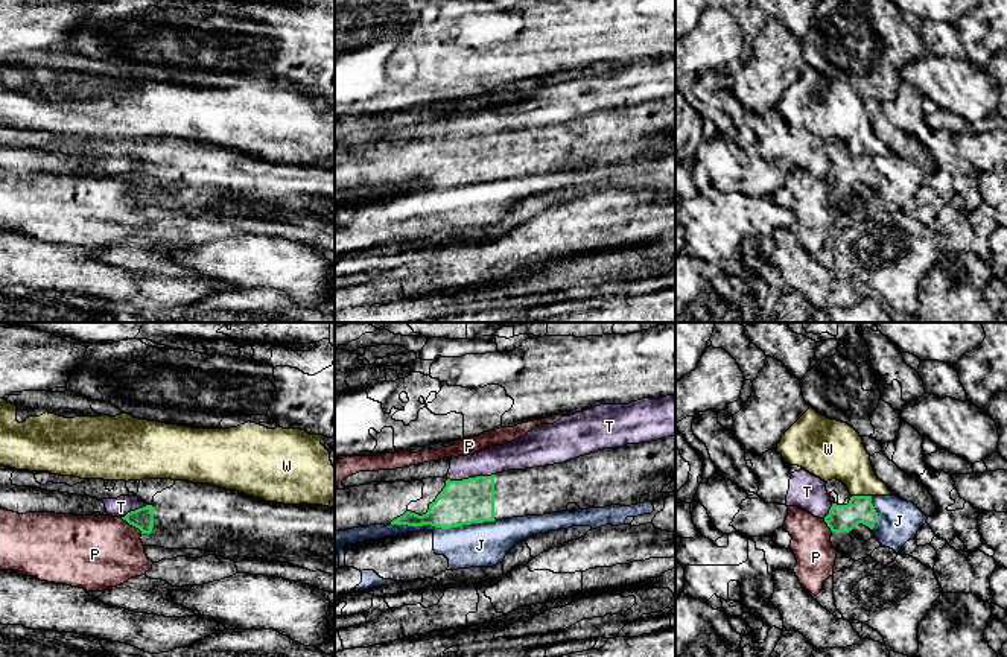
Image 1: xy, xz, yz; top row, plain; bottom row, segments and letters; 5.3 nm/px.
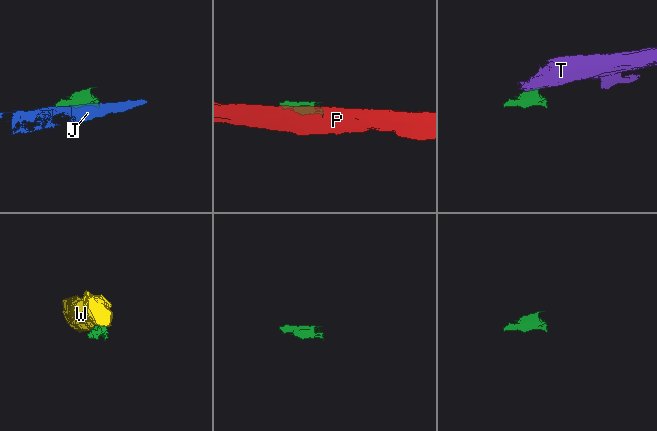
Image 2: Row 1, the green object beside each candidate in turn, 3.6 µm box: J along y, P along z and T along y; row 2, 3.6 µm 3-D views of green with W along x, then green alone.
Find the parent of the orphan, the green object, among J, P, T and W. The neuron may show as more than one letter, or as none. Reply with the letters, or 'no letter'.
J

